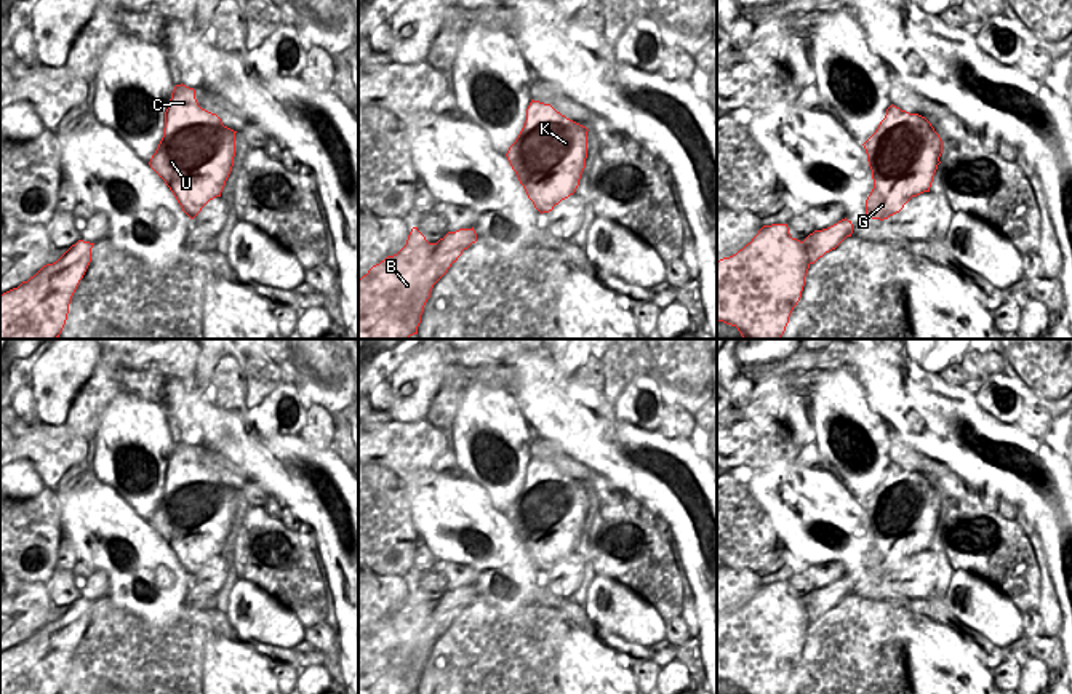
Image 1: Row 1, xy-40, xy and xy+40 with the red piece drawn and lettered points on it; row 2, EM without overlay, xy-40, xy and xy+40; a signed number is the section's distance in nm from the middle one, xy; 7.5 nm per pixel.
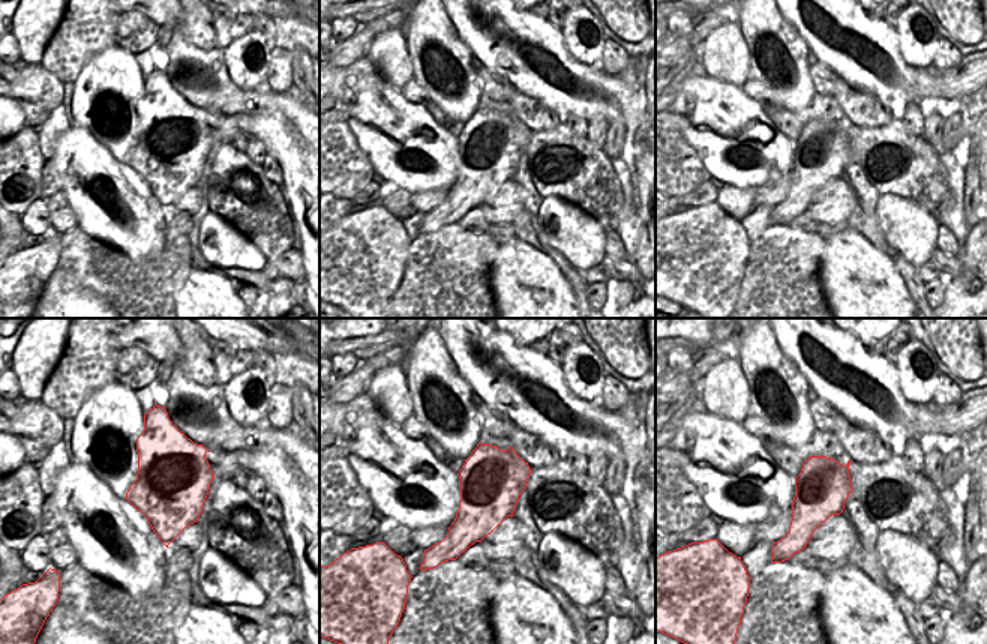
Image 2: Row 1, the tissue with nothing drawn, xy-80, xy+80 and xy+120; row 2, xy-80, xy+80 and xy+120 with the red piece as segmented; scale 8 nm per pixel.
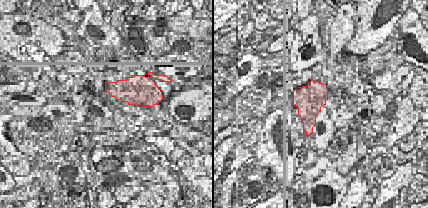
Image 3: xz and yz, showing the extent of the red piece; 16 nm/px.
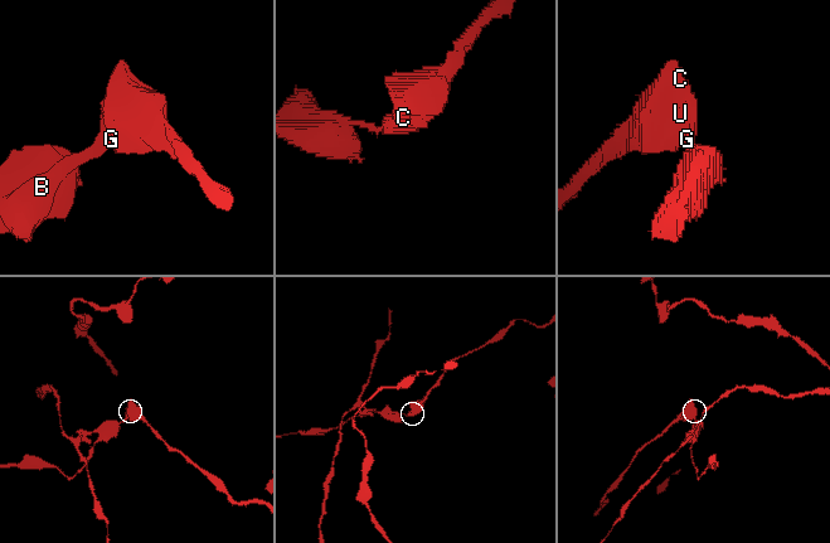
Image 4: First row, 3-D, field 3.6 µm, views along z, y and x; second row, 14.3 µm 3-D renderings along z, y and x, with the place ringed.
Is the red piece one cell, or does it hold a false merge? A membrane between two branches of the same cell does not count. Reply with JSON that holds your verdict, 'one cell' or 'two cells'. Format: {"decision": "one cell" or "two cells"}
{"decision": "two cells"}

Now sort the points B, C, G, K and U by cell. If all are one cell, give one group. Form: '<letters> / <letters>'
B / C G K U

